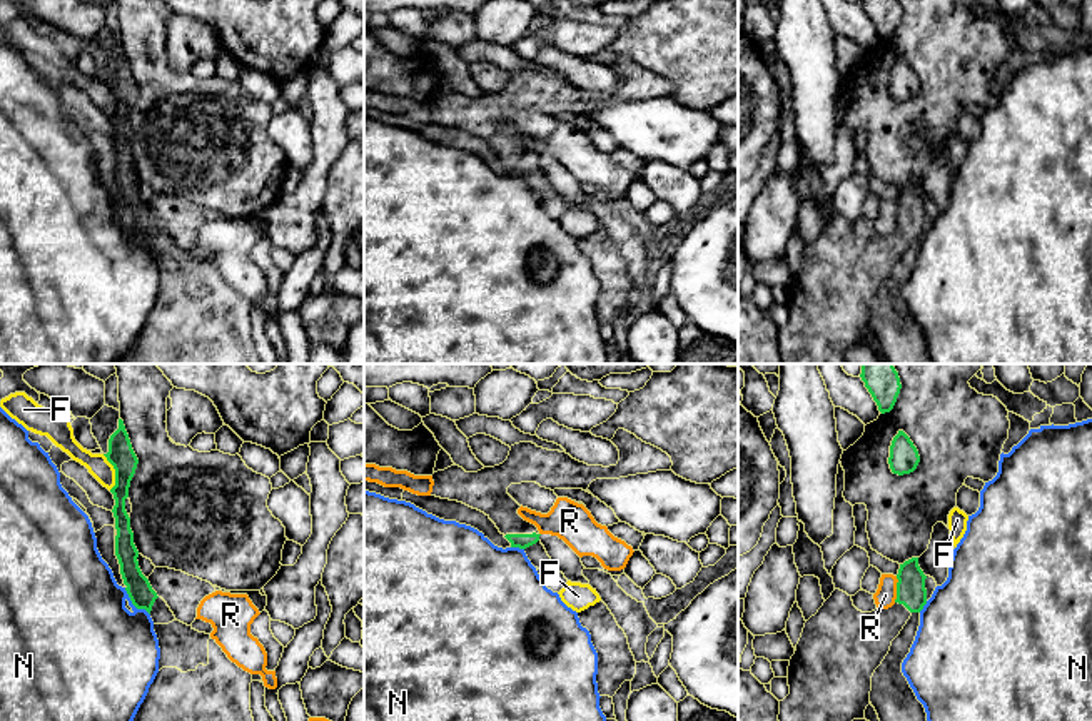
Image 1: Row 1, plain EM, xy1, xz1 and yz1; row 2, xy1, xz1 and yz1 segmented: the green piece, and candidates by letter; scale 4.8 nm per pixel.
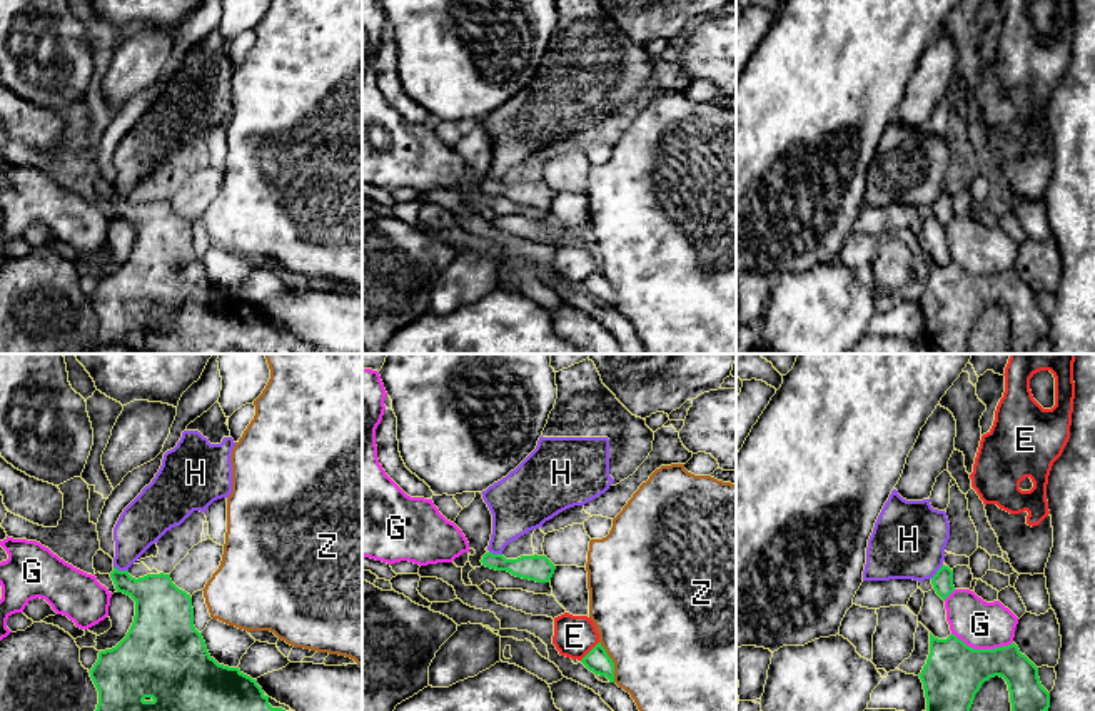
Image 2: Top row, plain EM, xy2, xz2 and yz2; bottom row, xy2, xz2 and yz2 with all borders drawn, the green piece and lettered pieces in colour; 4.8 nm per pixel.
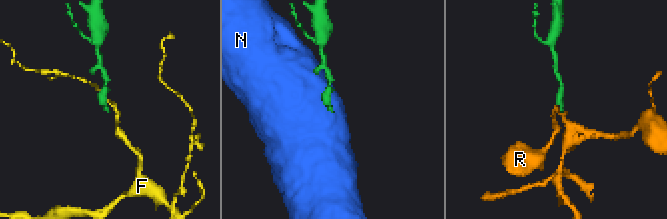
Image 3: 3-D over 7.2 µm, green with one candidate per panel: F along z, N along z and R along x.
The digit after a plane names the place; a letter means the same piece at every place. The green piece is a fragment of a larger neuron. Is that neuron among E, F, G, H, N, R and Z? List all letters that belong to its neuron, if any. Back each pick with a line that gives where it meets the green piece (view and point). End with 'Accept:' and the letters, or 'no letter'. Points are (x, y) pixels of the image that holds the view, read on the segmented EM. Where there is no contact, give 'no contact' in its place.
Accept: no letter

